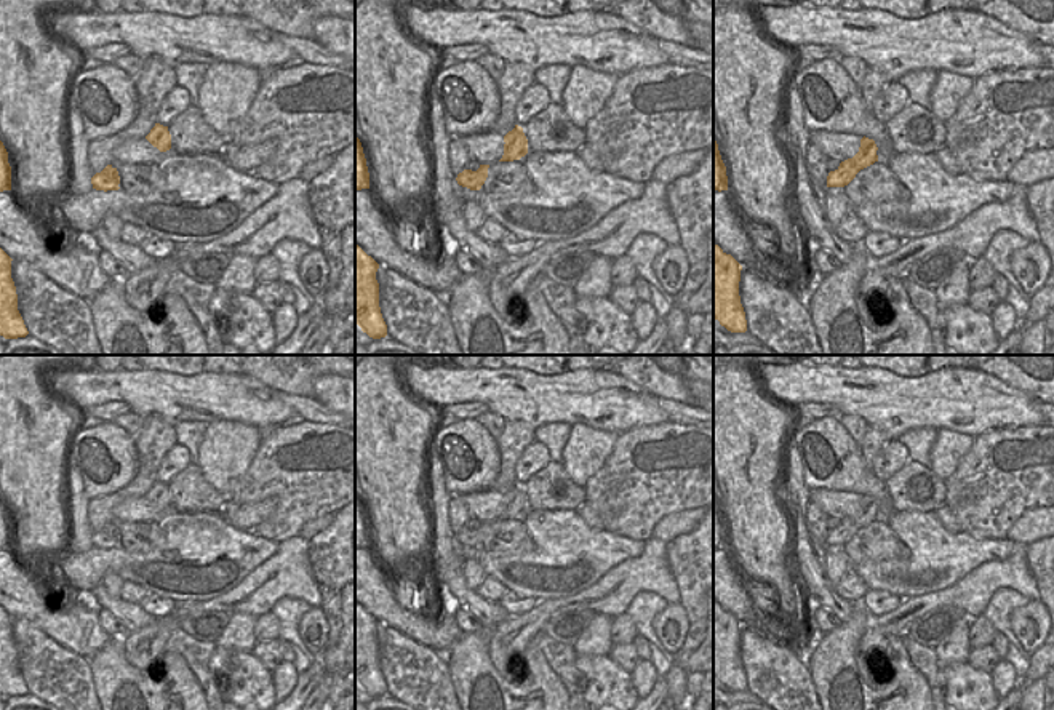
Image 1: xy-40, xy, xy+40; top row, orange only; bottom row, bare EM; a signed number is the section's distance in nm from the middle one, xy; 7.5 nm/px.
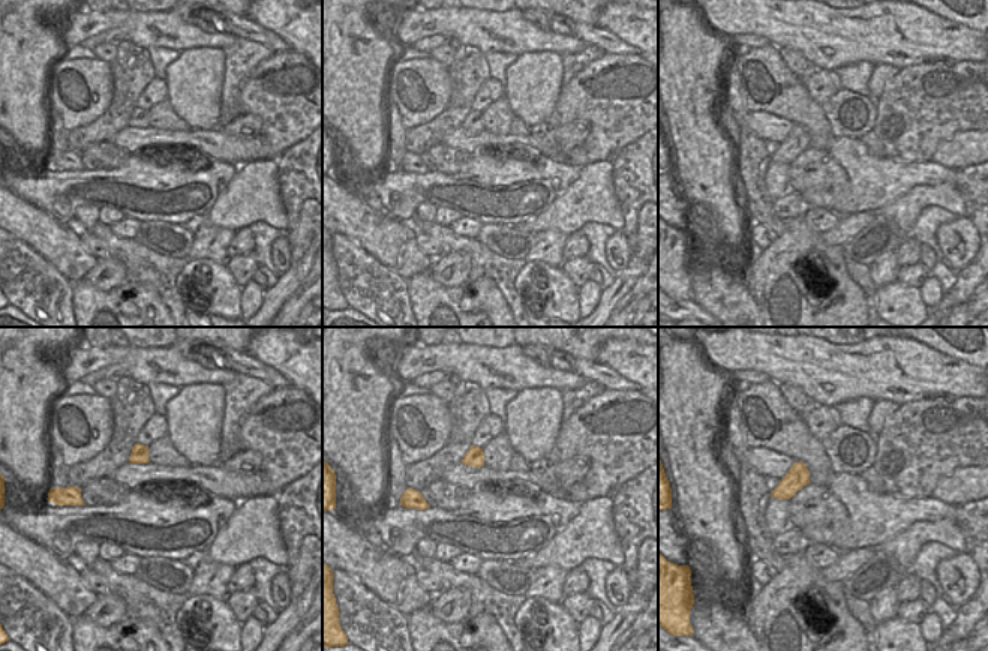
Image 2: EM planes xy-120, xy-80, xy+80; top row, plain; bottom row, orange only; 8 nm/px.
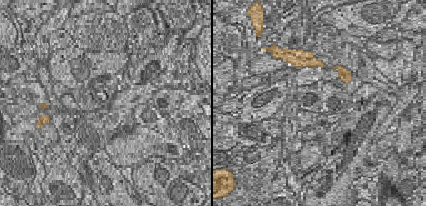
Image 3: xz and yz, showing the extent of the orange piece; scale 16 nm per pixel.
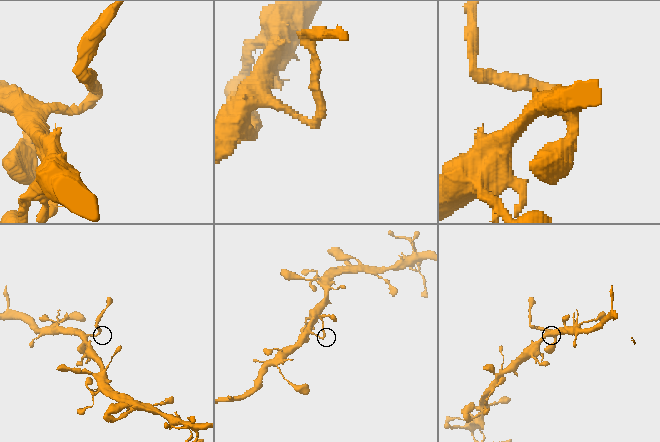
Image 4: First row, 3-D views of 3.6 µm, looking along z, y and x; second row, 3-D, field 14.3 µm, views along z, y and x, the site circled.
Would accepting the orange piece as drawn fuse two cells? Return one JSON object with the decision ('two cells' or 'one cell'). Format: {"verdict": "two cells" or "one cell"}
{"verdict": "two cells"}

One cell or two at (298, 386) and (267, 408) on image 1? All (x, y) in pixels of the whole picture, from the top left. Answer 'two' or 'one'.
two

